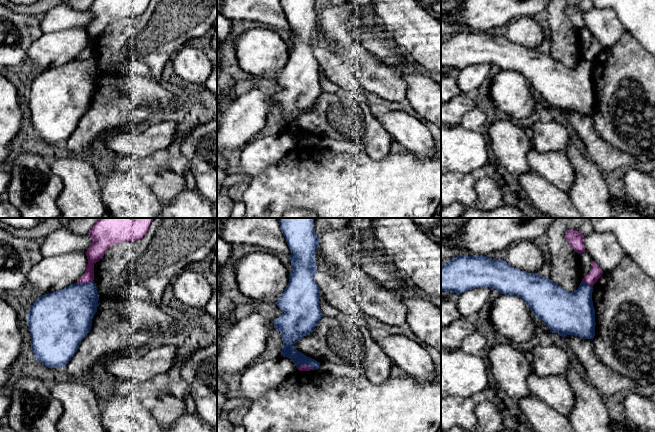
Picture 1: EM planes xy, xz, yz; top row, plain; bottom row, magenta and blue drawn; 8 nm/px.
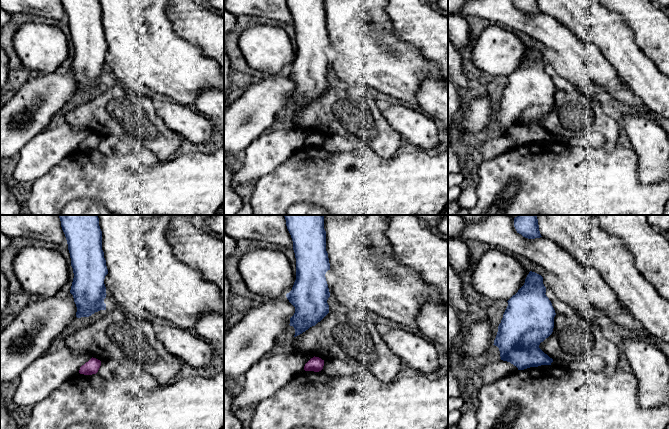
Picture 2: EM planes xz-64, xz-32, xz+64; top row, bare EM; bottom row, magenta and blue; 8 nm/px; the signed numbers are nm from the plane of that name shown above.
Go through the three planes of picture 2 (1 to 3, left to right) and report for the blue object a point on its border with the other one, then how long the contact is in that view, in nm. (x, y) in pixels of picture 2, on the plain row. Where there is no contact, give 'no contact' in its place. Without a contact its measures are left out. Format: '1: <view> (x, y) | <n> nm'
1: no contact
2: no contact
3: no contact

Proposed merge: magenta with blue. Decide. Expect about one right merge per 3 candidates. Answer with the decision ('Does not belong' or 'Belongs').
Does not belong

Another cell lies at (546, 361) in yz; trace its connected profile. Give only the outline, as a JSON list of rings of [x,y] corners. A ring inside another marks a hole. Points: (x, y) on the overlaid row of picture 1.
[[[537,344],[529,353],[533,372],[540,377],[565,375],[571,368],[571,360],[566,350],[556,345]]]

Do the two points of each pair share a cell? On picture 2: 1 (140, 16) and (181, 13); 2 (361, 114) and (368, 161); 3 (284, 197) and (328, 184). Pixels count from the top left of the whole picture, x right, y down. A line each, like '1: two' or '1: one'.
1: two
2: two
3: one

